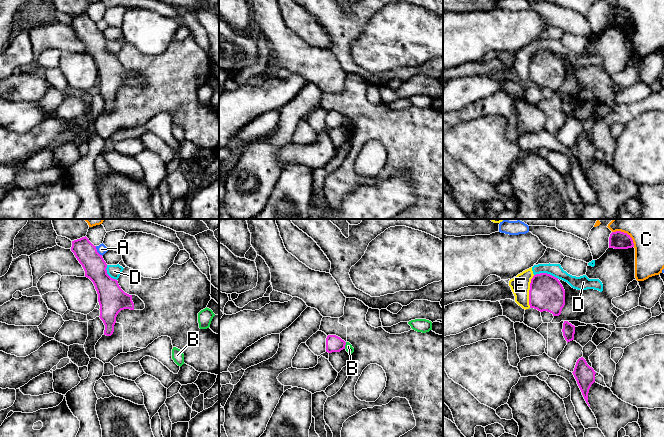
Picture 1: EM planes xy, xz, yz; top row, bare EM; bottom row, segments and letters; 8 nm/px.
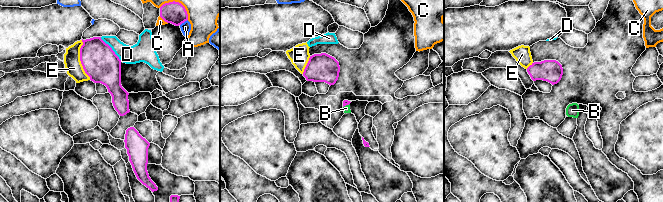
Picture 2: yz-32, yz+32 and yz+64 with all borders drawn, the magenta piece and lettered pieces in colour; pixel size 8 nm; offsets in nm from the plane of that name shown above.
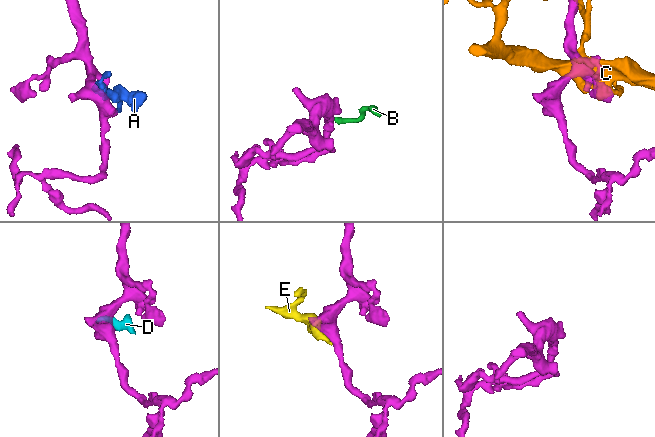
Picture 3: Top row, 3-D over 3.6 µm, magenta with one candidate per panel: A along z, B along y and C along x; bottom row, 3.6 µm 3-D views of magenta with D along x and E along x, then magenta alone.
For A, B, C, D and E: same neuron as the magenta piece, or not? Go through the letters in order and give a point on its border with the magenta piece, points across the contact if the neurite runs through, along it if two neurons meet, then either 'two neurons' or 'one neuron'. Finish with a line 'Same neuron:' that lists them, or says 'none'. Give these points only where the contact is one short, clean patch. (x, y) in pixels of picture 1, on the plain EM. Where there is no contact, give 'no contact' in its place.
A: contact xy (96, 27); two neurons
B: contact xz (345, 120); border xz (346, 118), (344, 124); two neurons
C: contact yz (626, 9); two neurons
D: contact yz (546, 49); border yz (534, 50), (549, 49), (558, 54); two neurons
E: contact yz (529, 67); border yz (534, 51), (530, 59), (529, 83); two neurons
Same neuron: none

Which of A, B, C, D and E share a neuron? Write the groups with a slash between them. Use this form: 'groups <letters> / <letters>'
groups A / B / C / D E

